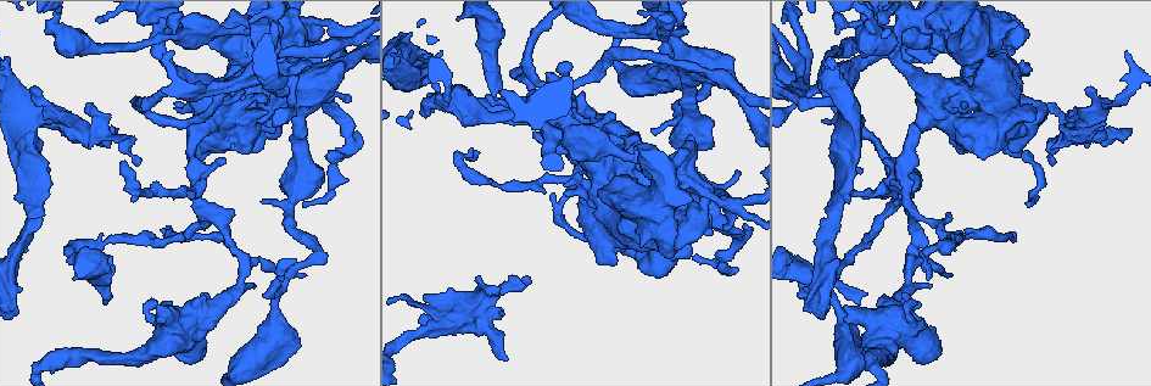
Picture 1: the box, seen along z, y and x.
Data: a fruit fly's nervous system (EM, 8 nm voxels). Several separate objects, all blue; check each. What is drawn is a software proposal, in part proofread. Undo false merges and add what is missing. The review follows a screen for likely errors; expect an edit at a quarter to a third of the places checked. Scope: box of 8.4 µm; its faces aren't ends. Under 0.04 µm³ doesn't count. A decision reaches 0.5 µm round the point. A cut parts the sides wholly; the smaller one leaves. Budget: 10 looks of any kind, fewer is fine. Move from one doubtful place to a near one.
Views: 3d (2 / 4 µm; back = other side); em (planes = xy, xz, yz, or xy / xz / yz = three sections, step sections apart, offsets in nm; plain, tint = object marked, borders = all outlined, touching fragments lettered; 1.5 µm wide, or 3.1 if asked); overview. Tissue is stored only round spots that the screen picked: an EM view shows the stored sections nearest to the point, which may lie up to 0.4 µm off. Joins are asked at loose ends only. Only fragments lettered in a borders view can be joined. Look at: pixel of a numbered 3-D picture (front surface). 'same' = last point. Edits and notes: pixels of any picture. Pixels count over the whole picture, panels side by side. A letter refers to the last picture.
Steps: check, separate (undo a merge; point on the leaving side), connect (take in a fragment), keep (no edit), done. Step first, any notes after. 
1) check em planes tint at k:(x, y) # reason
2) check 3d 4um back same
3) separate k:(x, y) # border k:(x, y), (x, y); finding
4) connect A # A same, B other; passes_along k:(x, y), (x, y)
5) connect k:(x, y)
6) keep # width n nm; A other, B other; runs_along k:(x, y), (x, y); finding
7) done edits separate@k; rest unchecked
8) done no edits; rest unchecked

check em xz step 4 borders at 1:(528, 280) # an open end

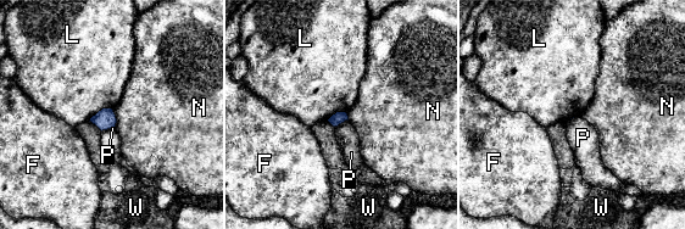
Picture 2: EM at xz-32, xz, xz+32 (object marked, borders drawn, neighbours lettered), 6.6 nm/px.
check em xy step 4 borders same # another direction

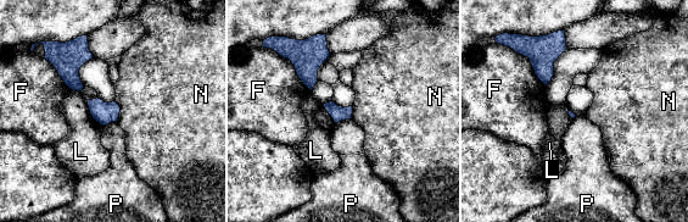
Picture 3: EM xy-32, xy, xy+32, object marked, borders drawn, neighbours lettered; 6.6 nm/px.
keep # longest_contact F 300 nm; F other, L other, N other, P other; border 3:(115, 101), (119, 107), (117, 121); none of them fits

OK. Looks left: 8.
check em planes tint at 1:(496, 94)

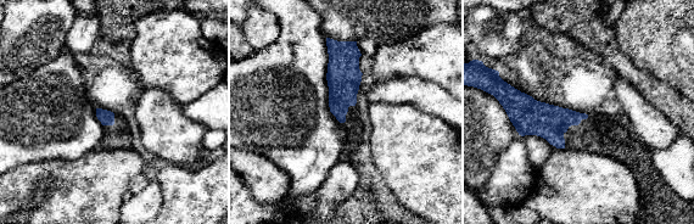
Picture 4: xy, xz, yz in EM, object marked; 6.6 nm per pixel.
check em planes borders same # see the neighbours

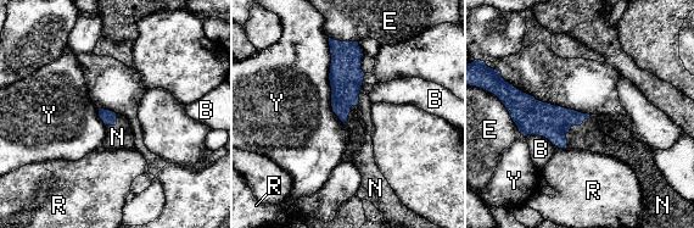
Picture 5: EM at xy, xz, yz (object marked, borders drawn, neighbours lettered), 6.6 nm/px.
connect N # longest_contact Y 600 nm; B other, E other, N same, R other, Y other; it goes on there

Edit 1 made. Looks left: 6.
check em yz step 4 tint at 1:(442, 53) # an open end

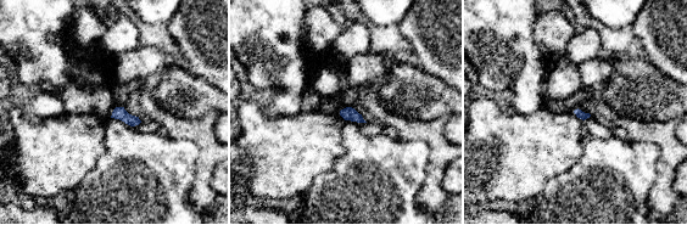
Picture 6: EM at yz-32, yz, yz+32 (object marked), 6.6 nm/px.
check em planes borders same

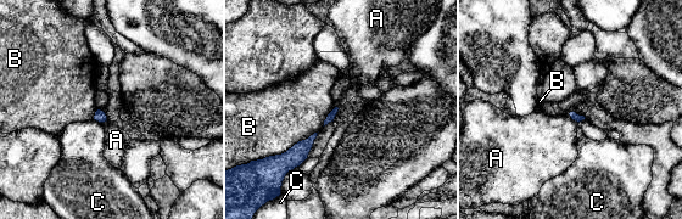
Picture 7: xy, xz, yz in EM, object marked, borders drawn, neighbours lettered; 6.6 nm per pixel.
keep # A other, B other, C other; border 7:(568, 114), (577, 123); none of them fits

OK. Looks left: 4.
check 3d 2um at 1:(692, 137) # free end

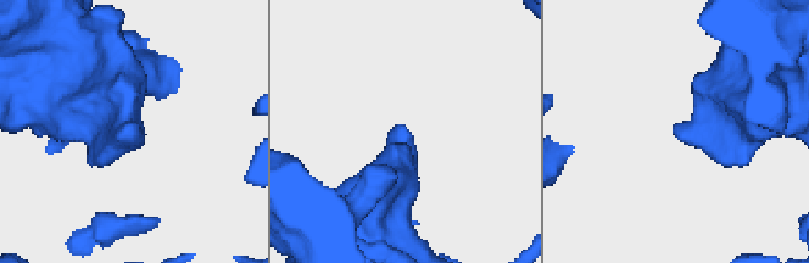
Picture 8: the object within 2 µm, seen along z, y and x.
check em xz step 8 borders at 8:(401, 129) # now the EM

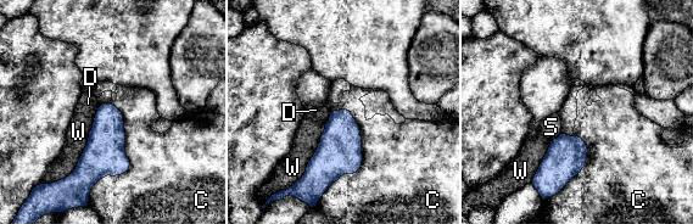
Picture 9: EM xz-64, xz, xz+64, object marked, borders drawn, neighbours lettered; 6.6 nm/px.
keep # longest_contact C 600 nm; C other, D other, S other, W other; border 9:(111, 102), (129, 167), (90, 191); none of them fits

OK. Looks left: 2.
done edits connect@5; rest unchecked

